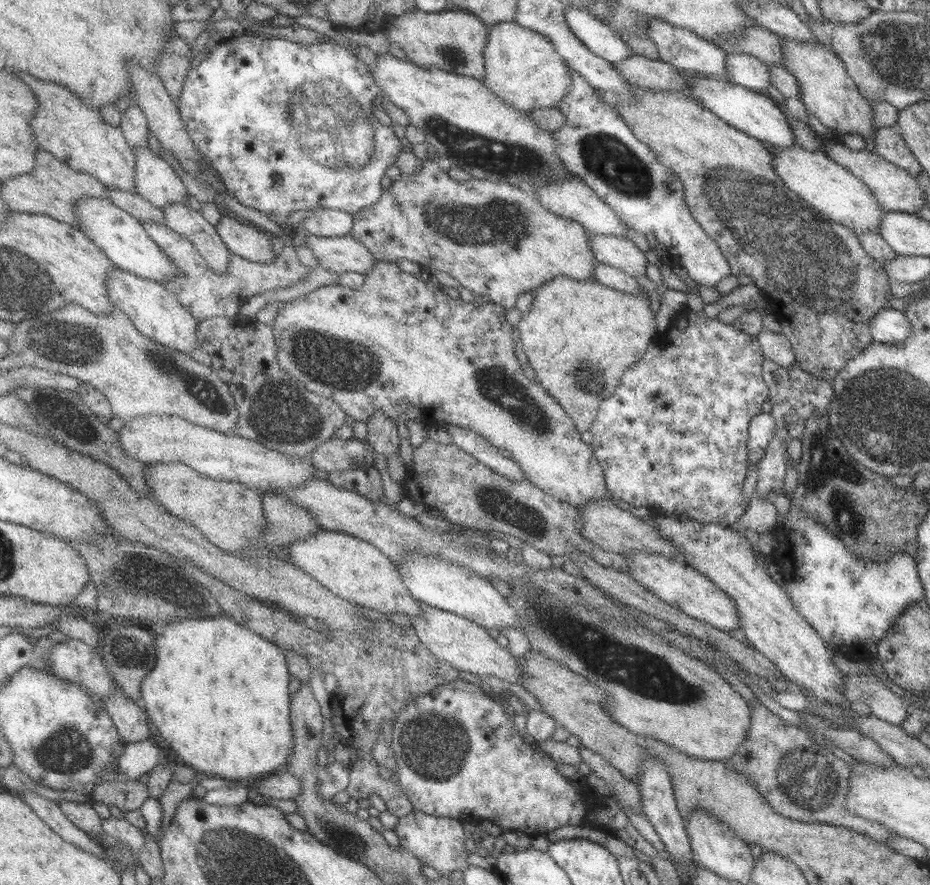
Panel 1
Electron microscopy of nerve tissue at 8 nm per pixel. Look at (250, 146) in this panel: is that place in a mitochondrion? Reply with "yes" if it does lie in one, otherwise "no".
no

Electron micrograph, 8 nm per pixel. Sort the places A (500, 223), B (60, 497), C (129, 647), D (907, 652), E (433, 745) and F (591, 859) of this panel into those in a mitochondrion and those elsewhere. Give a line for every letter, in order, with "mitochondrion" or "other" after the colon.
A: mitochondrion
B: other
C: mitochondrion
D: other
E: mitochondrion
F: other

